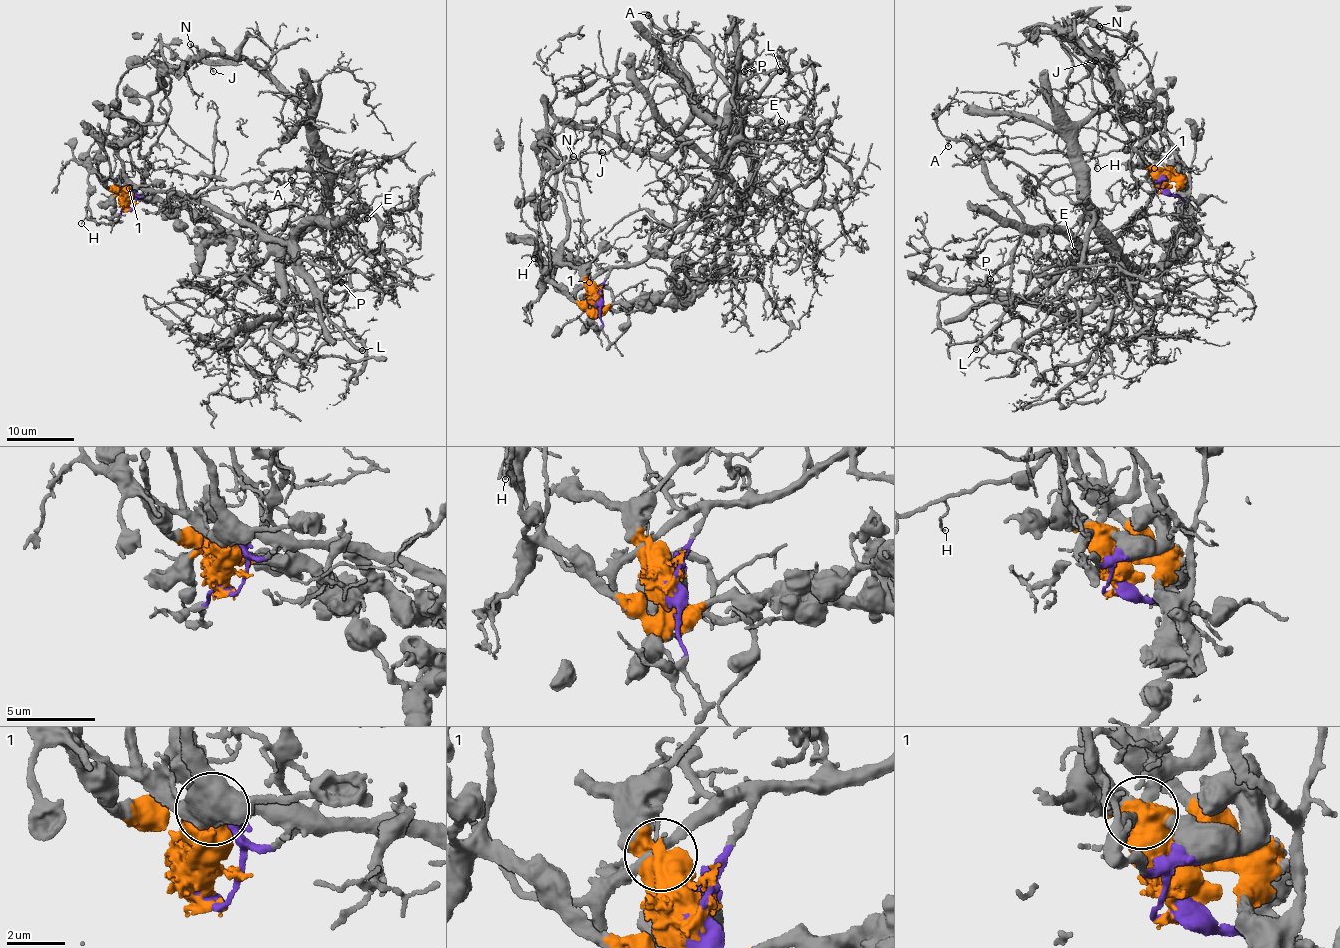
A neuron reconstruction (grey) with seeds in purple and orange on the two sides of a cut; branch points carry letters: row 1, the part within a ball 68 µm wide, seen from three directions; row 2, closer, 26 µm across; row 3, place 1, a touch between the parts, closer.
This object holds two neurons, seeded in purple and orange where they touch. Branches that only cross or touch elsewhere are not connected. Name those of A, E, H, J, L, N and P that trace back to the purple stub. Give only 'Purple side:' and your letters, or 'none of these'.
Purple side: A, E, L, P

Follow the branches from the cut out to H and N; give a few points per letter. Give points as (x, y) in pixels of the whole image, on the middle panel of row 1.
H: (596, 298), (574, 301), (558, 286), (544, 280), (534, 252), (534, 258)
N: (596, 298), (560, 251), (566, 215), (546, 143), (557, 121), (570, 172), (579, 176), (588, 163), (573, 155)

